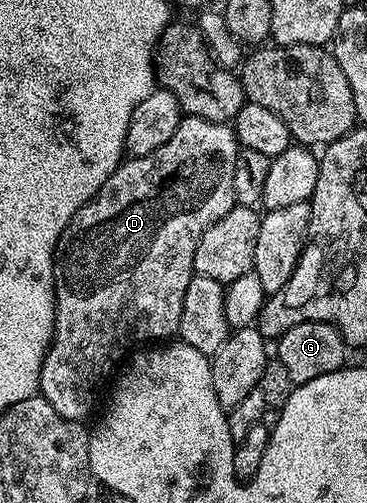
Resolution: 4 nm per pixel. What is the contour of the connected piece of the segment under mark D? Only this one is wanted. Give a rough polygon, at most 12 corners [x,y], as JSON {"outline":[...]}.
{"outline":[[184,116],[67,224],[39,393],[86,422],[178,334],[239,138]]}

